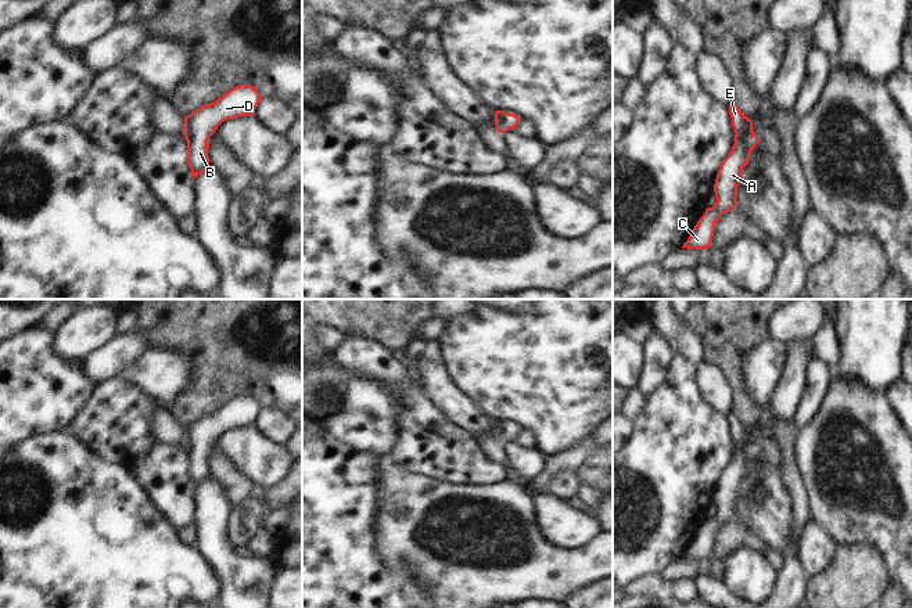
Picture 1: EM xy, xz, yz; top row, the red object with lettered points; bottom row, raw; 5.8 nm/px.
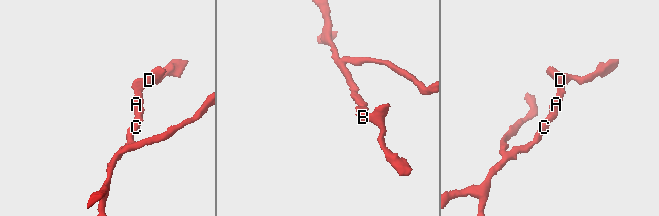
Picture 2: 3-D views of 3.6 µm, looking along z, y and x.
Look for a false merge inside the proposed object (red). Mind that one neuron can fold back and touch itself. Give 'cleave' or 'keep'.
keep

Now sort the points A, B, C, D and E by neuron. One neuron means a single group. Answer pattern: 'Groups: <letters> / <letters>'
Groups: A B C D E

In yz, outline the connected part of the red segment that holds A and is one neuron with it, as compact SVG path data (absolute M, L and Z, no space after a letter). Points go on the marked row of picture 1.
M729 105L729 115L736 134L732 151L722 161L715 179L714 193L717 202L712 208L705 209L682 248L710 248L715 223L724 213L737 208L739 179L743 173L743 168L748 163L751 151L760 140L753 132L753 120L748 119L739 107Z

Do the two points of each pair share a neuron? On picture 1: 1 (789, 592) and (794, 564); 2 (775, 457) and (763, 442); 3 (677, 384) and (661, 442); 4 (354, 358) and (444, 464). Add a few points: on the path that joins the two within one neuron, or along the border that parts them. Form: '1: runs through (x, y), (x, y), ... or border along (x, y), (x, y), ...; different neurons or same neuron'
1: runs through (792, 585), (793, 571); same neuron
2: runs through (774, 453), (767, 446); same neuron
3: runs through (677, 398), (675, 428); same neuron
4: runs through (386, 370), (413, 398), (422, 432); same neuron

